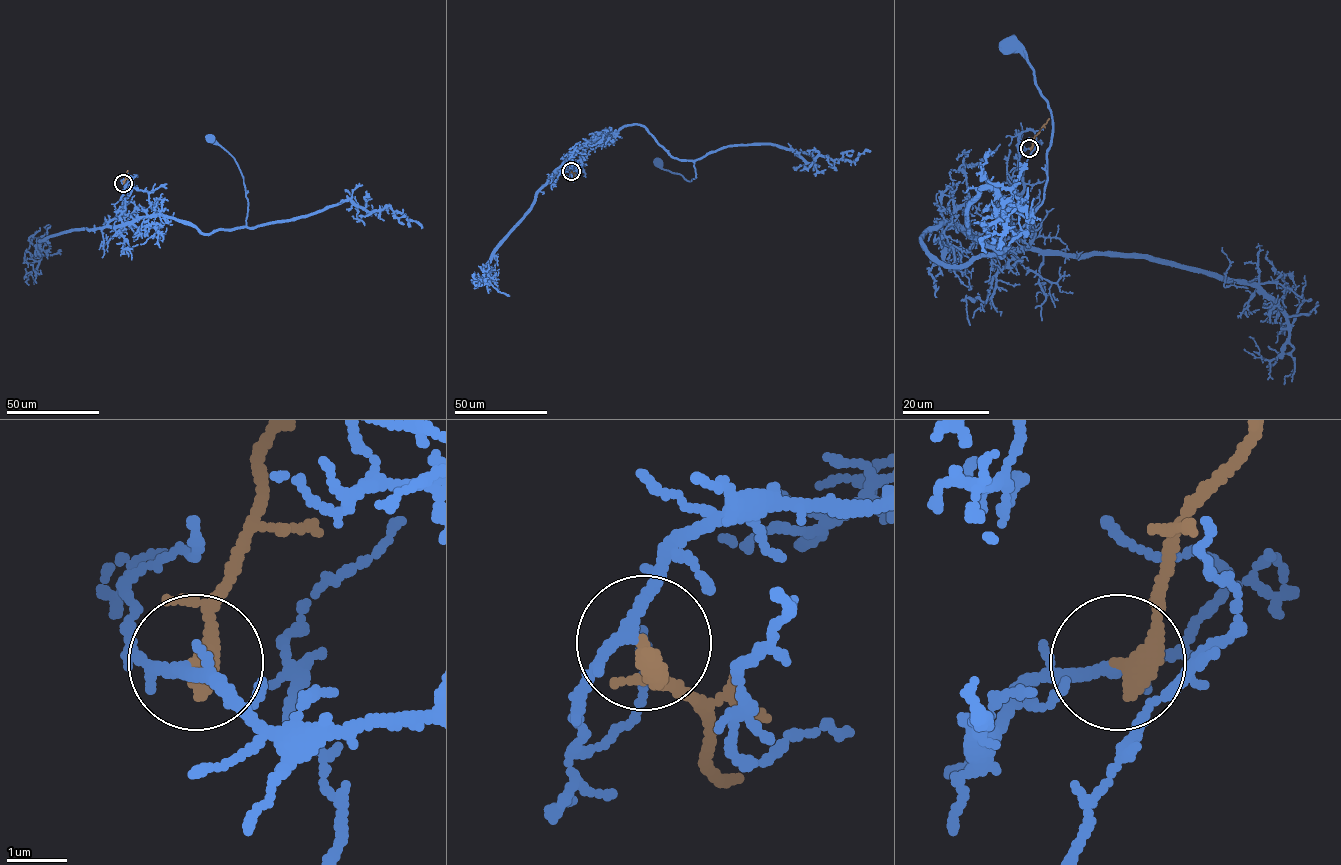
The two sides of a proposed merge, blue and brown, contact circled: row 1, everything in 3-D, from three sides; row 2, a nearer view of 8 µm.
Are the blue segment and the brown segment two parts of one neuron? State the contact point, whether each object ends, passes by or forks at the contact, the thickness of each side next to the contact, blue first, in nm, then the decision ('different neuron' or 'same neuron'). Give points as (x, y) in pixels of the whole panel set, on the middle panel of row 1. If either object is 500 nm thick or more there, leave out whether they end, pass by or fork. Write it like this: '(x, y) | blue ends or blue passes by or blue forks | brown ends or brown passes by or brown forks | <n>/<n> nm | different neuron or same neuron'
(571, 171) | blue passes by | brown ends | 190/420 nm | different neuron

